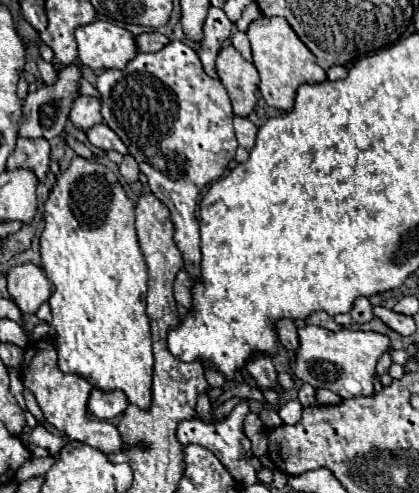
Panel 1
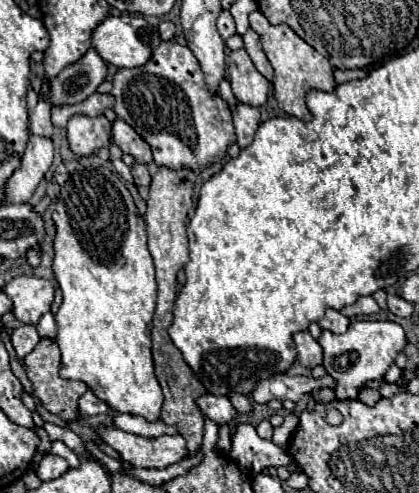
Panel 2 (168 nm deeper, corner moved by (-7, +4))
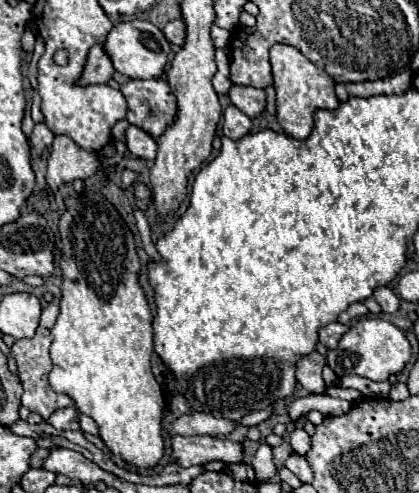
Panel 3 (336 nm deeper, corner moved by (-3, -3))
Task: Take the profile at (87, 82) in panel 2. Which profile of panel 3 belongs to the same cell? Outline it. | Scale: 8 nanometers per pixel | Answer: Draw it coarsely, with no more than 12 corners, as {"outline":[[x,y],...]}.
{"outline":[[101,44],[89,50],[77,84],[107,84],[113,68]]}

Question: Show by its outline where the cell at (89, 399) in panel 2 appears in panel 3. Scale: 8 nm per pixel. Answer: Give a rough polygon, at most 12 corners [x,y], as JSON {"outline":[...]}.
{"outline":[[61,408],[47,422],[57,430],[77,430],[79,410]]}

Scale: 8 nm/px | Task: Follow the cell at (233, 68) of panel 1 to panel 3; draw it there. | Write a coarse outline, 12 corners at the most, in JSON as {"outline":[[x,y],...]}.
{"outline":[[231,86],[231,102],[249,118],[265,110],[265,92]]}

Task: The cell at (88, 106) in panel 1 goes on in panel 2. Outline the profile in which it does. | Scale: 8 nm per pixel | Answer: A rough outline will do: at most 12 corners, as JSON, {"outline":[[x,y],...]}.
{"outline":[[71,117],[73,155],[91,157],[111,143],[105,117]]}

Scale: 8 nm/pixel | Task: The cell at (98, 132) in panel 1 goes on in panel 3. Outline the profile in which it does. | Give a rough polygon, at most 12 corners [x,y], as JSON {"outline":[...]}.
{"outline":[[129,126],[125,144],[135,158],[155,160],[157,142]]}

